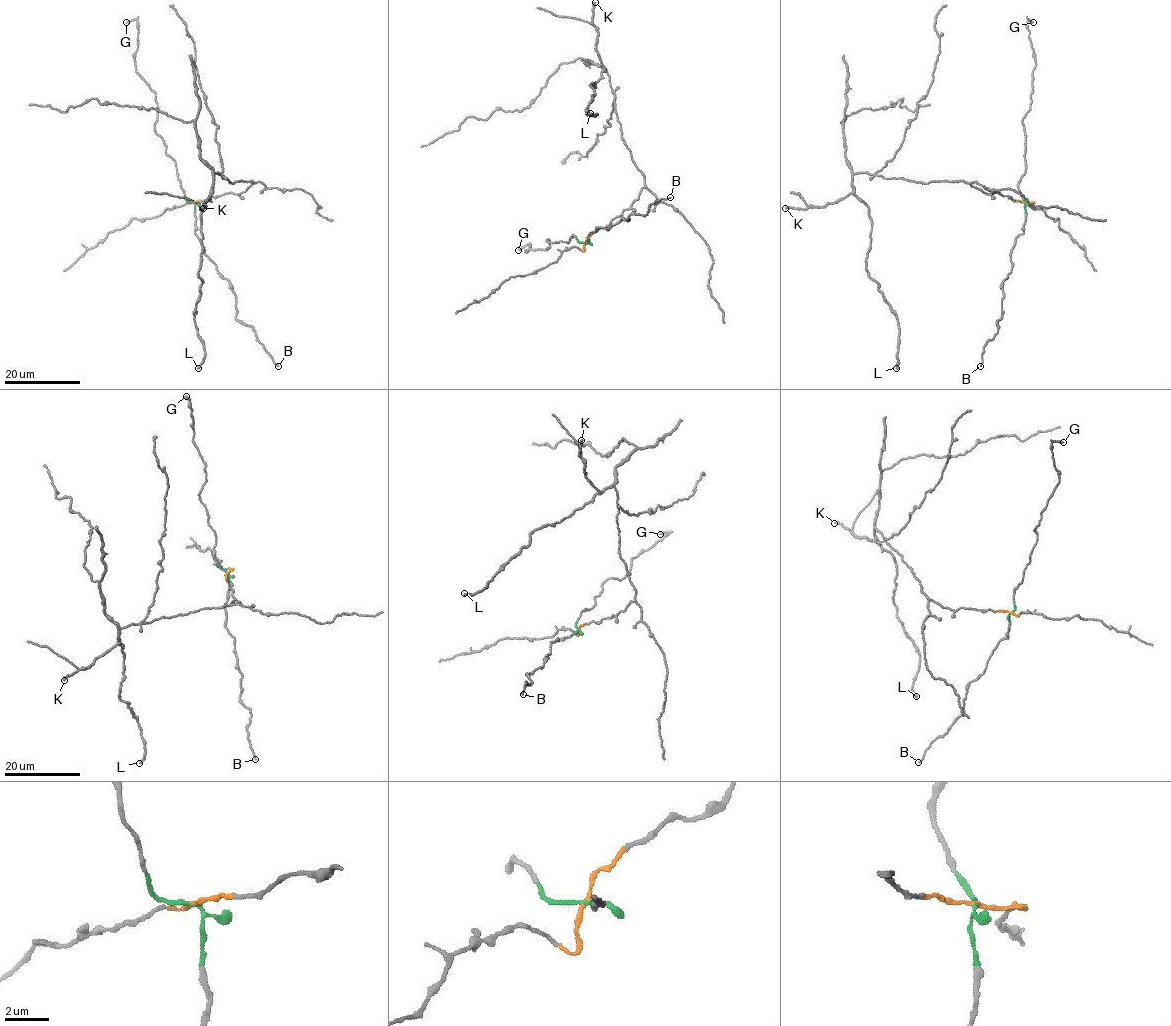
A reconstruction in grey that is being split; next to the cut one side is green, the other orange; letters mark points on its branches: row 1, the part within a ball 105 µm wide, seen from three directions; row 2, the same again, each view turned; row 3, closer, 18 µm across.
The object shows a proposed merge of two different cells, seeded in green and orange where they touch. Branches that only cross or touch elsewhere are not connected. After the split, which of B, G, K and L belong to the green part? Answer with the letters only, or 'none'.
B, G

